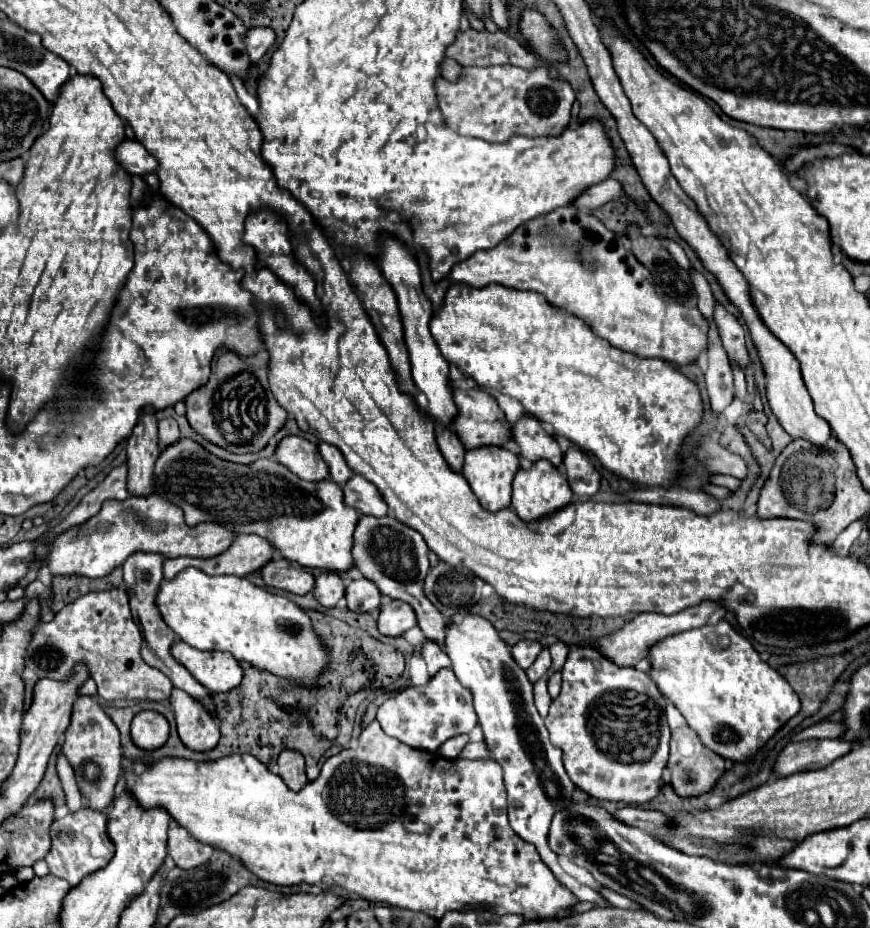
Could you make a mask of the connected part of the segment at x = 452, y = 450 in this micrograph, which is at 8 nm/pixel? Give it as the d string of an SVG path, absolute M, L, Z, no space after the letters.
M444 428L440 432L436 432L436 444L438 444L438 450L442 452L444 460L448 462L448 466L456 472L462 472L462 462L464 462L464 446L462 442L458 440L458 436L454 434L454 430L450 428Z

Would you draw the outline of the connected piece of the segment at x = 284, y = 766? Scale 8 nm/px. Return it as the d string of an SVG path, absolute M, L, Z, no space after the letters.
M284 750L278 758L278 776L286 782L288 788L292 790L300 790L302 786L308 784L306 778L306 766L304 766L304 758L300 752L296 750Z

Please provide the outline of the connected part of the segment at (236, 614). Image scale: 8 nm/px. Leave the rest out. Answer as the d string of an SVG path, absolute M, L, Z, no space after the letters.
M186 568L172 580L162 578L156 608L178 638L192 648L228 650L240 662L250 662L296 684L314 686L330 656L302 608L284 596L254 586L246 578L208 576L196 568Z

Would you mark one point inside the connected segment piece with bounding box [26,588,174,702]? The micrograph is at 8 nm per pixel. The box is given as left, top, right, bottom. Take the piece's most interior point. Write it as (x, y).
(97, 629)

